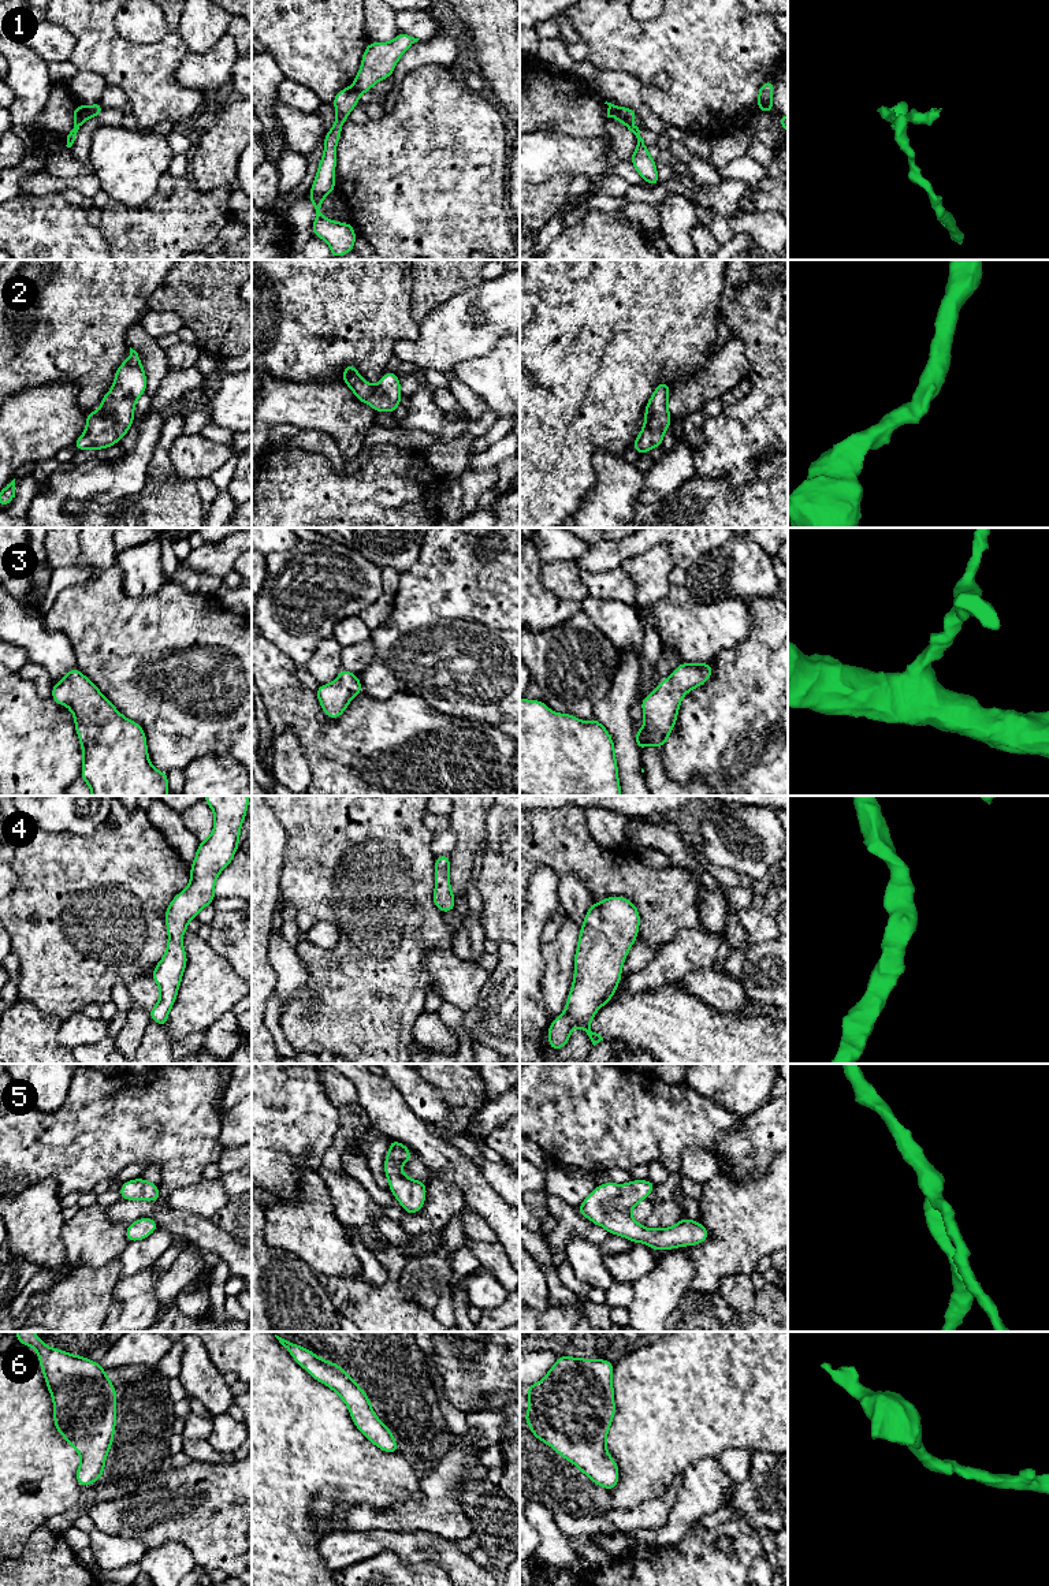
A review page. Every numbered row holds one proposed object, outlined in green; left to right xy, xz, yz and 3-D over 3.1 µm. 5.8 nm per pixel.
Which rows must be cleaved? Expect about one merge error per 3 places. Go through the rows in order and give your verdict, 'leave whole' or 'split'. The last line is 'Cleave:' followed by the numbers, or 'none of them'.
1: split
2: leave whole
3: leave whole
4: leave whole
5: leave whole
6: leave whole
Cleave: 1

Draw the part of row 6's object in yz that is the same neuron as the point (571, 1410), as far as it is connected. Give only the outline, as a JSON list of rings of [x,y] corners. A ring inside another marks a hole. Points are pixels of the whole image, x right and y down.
[[[559,1355],[546,1377],[525,1390],[529,1408],[524,1415],[532,1434],[565,1460],[577,1466],[595,1485],[613,1490],[620,1481],[617,1462],[607,1453],[606,1437],[614,1419],[614,1363]]]

